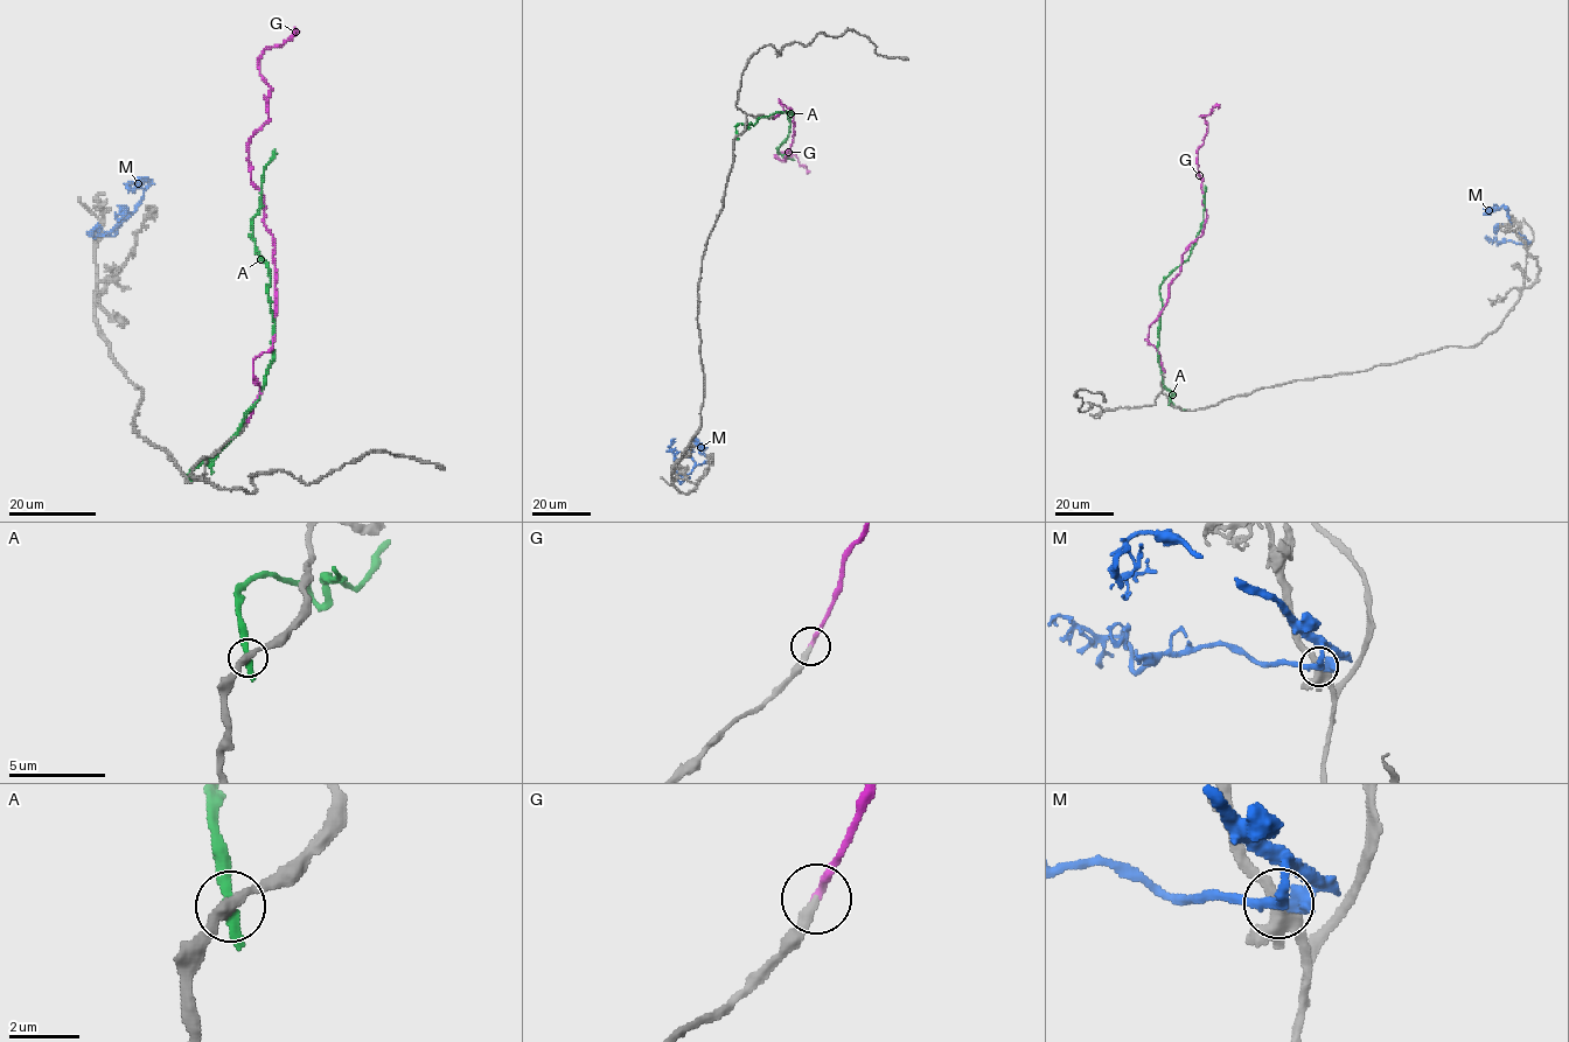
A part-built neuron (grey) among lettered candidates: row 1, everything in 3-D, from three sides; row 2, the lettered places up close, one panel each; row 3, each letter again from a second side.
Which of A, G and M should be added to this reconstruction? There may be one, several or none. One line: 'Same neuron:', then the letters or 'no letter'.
Same neuron: G

